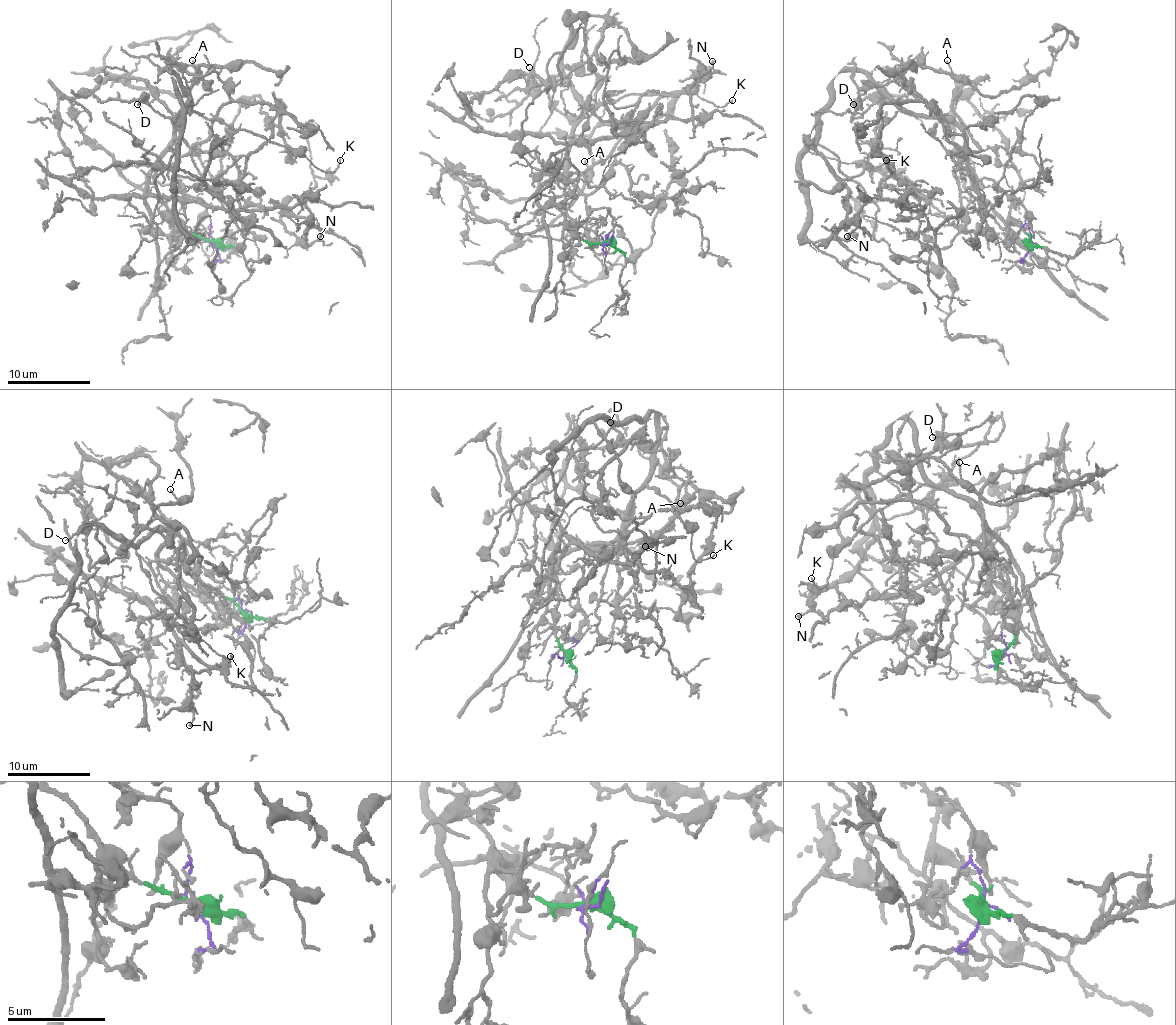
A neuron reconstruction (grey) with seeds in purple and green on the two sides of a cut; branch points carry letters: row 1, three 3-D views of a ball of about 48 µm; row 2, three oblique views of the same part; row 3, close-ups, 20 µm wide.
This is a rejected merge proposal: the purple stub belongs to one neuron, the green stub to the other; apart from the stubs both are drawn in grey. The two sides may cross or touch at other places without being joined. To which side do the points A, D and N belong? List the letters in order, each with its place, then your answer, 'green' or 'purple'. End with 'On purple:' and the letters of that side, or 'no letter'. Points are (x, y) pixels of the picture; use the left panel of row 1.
A: place (192, 60); purple
D: place (137, 104); green
N: place (320, 236); green
On purple: A

